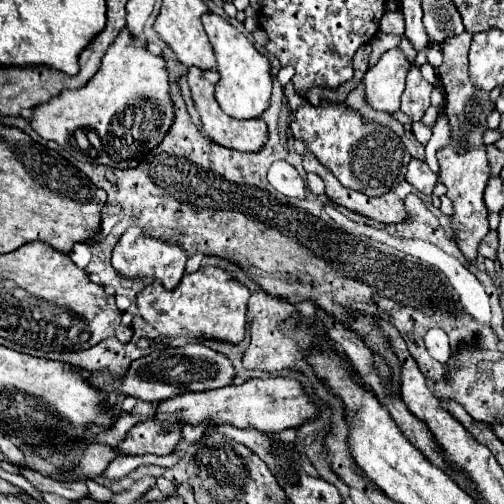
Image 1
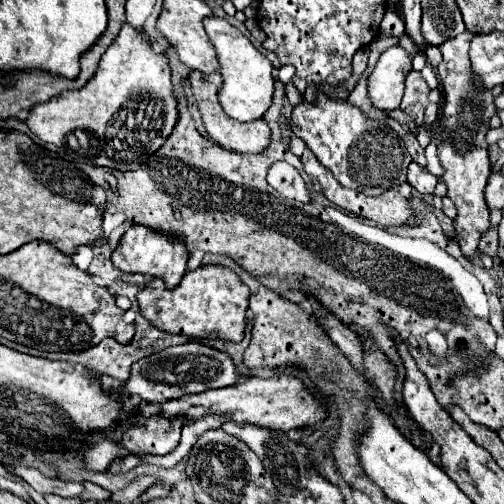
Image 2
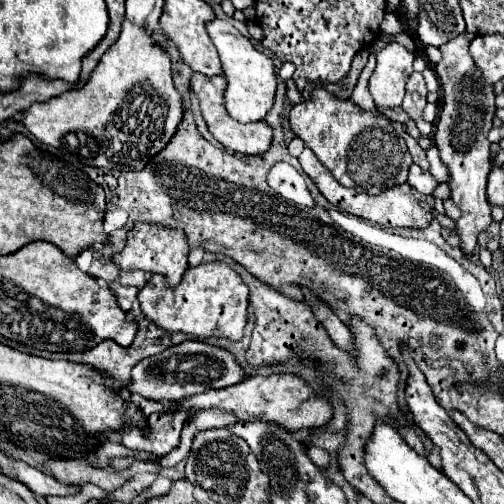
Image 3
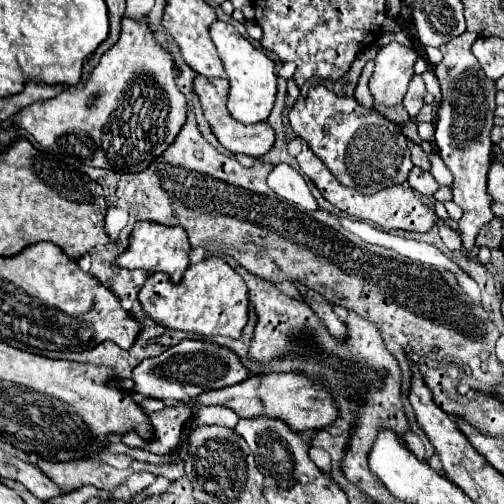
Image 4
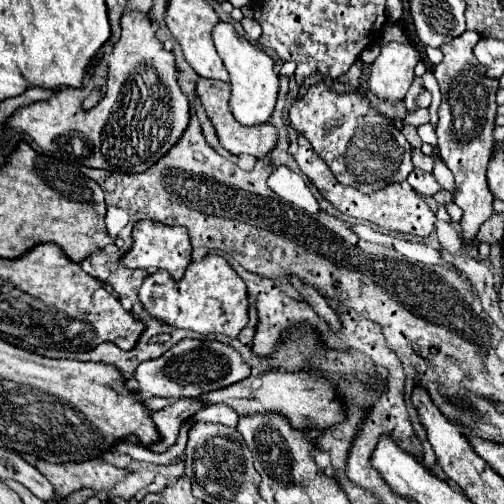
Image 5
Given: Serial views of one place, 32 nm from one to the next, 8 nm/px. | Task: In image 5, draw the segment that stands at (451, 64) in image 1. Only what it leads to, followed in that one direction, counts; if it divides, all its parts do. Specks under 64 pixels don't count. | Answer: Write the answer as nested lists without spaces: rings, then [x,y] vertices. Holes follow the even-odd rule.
[[[466,30],[462,36],[444,44],[440,48],[444,54],[444,60],[434,68],[434,76],[442,92],[442,104],[438,110],[440,120],[436,124],[438,156],[452,170],[456,180],[454,202],[464,210],[464,216],[460,220],[464,246],[472,246],[480,226],[494,214],[492,210],[494,196],[490,194],[486,184],[486,168],[494,148],[492,130],[494,130],[494,118],[496,118],[498,80],[486,78],[484,66],[480,66],[480,62],[472,54],[472,46],[478,40],[480,40],[480,34]]]

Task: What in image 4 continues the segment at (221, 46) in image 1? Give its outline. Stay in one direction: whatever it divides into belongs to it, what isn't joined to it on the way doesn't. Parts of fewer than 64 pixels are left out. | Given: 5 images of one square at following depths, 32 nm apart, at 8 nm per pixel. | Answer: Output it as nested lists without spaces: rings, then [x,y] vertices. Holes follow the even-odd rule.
[[[216,20],[210,26],[210,36],[214,46],[218,48],[218,56],[224,64],[224,70],[228,74],[230,90],[228,90],[228,112],[232,118],[236,118],[242,124],[256,124],[264,122],[274,106],[276,98],[276,74],[274,74],[274,62],[260,50],[256,50],[240,32],[230,24]]]

